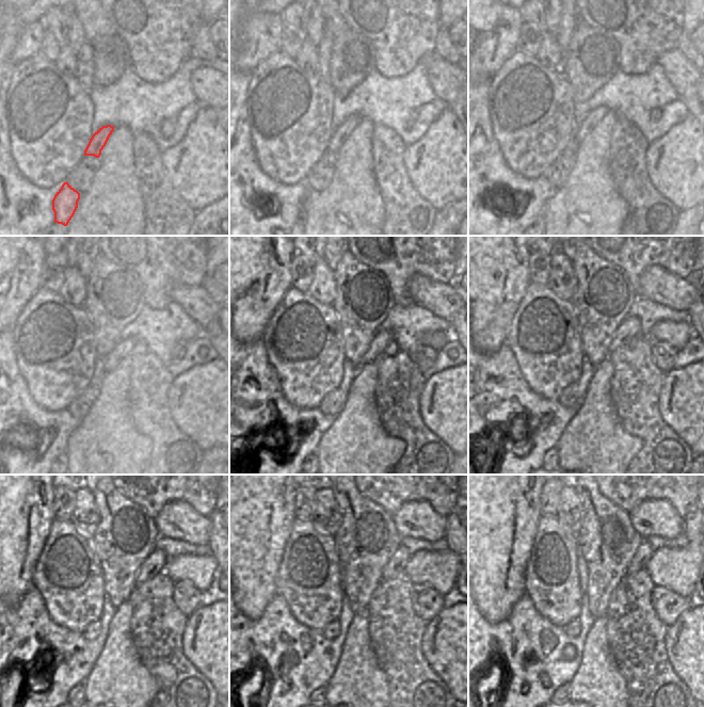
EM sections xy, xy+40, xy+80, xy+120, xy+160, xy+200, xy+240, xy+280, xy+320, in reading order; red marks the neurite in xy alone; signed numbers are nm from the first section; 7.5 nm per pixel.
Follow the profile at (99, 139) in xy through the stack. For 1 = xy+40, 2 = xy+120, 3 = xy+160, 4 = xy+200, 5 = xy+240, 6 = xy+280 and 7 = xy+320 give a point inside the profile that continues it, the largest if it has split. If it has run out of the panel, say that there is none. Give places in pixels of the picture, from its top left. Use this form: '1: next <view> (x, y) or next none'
1: next xy+40 (339, 134)
2: next xy+120 (124, 347)
3: next xy+160 (382, 338)
4: next xy+200 (629, 327)
5: next xy+240 (155, 563)
6: next xy+280 (397, 563)
7: next xy+320 (644, 551)

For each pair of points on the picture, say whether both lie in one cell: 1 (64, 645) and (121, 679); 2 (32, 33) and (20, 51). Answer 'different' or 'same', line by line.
1: different
2: same

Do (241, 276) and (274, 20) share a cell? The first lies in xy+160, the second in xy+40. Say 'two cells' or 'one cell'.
one cell

